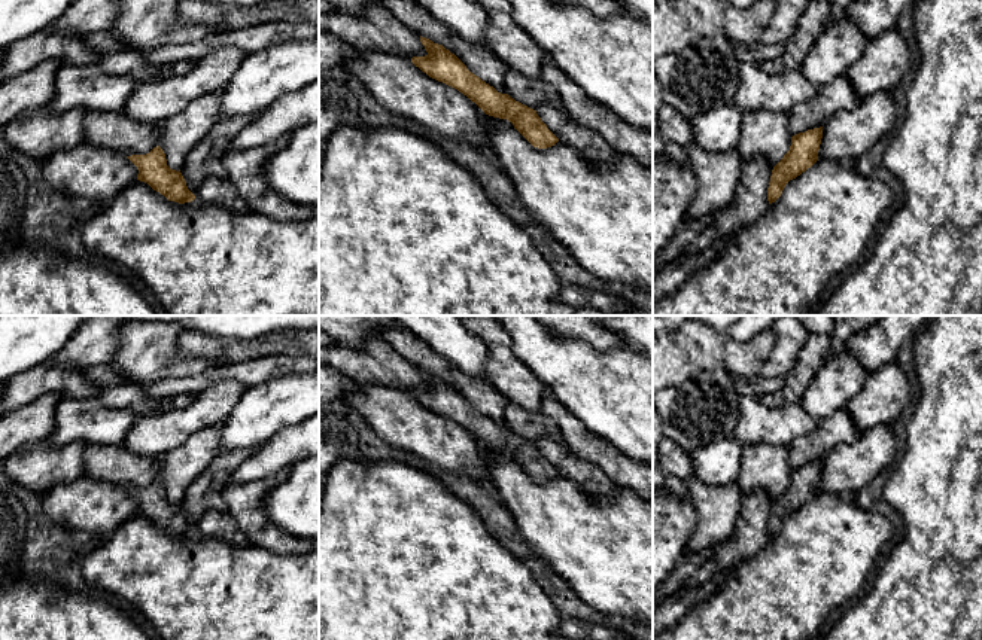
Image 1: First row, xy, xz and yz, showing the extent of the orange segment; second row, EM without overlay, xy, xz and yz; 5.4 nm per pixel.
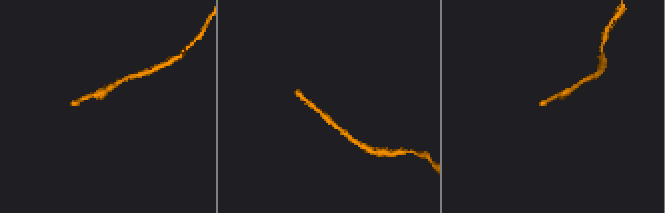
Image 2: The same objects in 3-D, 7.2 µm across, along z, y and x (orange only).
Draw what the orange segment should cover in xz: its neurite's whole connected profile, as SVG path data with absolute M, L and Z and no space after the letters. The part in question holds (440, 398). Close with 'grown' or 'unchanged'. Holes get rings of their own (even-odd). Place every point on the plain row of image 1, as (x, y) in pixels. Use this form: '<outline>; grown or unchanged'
M422 369L420 375L428 387L425 390L413 390L411 396L429 411L457 423L486 448L510 454L533 481L547 482L559 475L541 454L536 444L516 435L508 427L498 426L493 420L471 406L443 378Z; unchanged

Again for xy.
M159 479L153 481L146 488L131 488L127 491L139 503L137 513L148 516L168 534L185 537L195 533L180 503L176 505L167 499L165 487Z; unchanged

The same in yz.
M823 460L799 466L791 470L790 484L773 500L769 521L767 534L775 536L785 518L805 506L818 494L818 484L823 472Z; unchanged

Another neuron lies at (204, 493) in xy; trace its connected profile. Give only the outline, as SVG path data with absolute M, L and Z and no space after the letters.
M256 448L219 452L206 470L189 485L180 506L194 528L207 511L227 512L222 490L227 487L231 473L255 451Z

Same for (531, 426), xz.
M510 402L504 411L504 418L511 432L533 444L542 436L550 436L563 442L556 423L545 417L541 411L529 412L525 408Z

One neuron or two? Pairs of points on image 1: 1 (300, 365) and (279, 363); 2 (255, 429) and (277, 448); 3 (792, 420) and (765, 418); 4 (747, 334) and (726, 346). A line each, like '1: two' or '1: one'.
1: one
2: two
3: one
4: two

